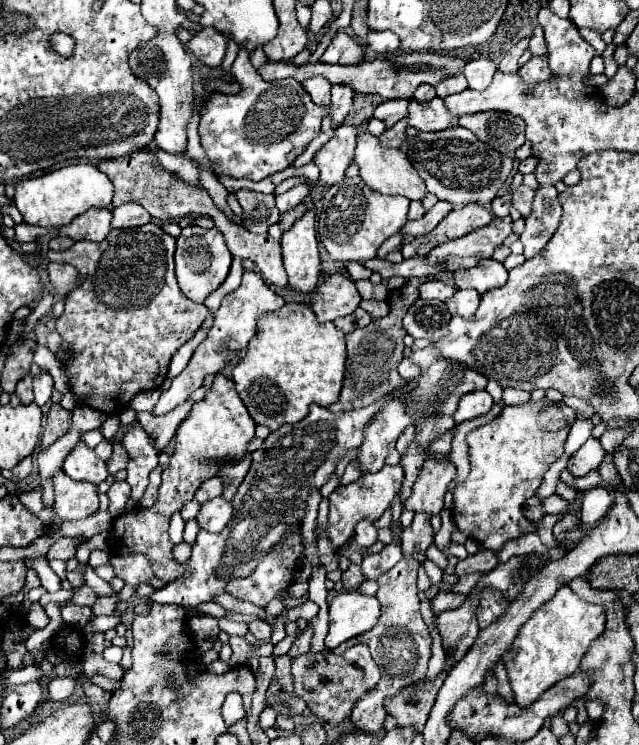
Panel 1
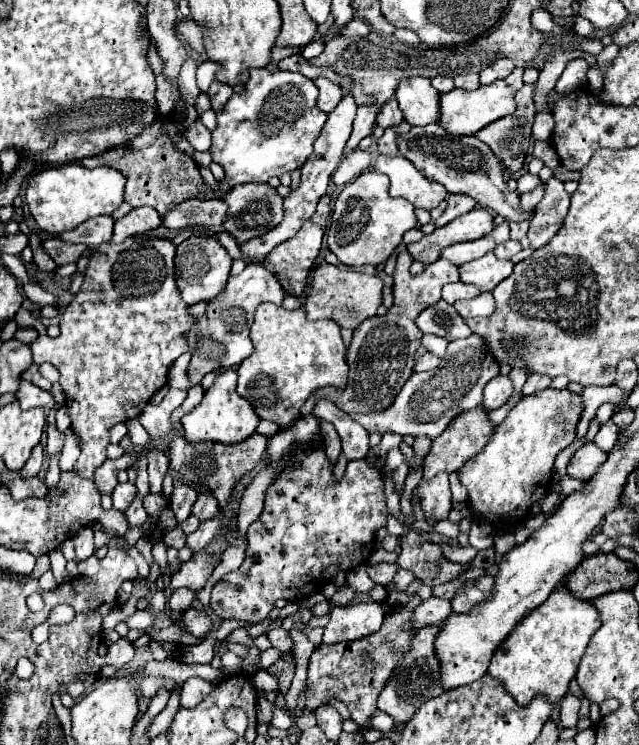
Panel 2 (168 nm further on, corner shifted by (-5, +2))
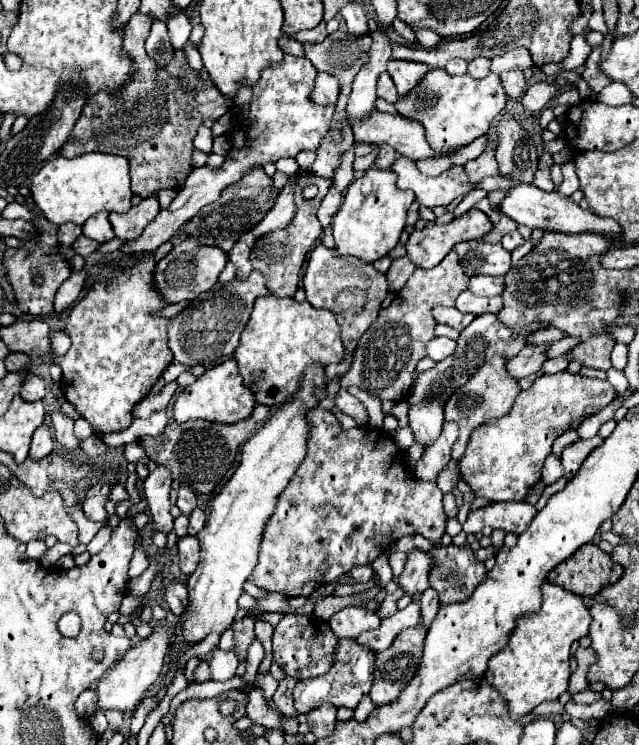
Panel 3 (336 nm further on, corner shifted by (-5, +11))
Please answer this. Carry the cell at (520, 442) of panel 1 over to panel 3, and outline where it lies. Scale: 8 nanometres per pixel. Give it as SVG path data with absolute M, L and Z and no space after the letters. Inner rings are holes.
M559 372L559 374L545 374L537 378L527 390L521 390L511 412L505 414L503 418L491 420L487 424L481 424L481 428L475 428L467 450L463 458L459 460L459 472L461 478L473 488L475 496L489 498L491 502L507 502L515 500L521 502L529 488L541 480L541 468L545 458L551 454L551 444L553 440L563 434L565 430L577 430L579 424L597 414L601 408L611 404L615 400L615 388L607 380L597 380L597 378L585 378L579 374L569 374L569 372Z

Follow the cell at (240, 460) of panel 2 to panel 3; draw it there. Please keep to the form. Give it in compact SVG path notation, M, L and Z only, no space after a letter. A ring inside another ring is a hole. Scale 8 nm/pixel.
M169 414L167 428L159 436L141 438L139 444L143 446L147 458L151 458L159 466L165 466L171 472L171 478L177 480L181 486L191 488L199 494L211 494L233 466L239 446L245 444L245 440L255 434L255 430L257 424L253 418L235 424L219 424L219 422L203 422L203 420L177 424Z

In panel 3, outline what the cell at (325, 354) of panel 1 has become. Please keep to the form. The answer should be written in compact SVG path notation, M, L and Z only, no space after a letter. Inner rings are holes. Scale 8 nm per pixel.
M267 294L255 300L251 318L241 334L241 344L235 350L235 360L243 384L255 394L255 400L265 406L281 406L299 390L299 378L309 364L337 364L343 360L343 354L339 324L335 324L331 312L313 308L309 302L299 304L293 298Z

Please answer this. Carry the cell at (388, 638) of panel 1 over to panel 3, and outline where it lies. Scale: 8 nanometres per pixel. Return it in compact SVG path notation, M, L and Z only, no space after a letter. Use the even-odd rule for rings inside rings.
M341 640L335 656L335 664L331 670L323 676L309 678L303 682L295 684L293 690L293 700L295 700L295 710L299 714L307 714L315 706L321 706L325 702L333 706L345 706L345 708L355 708L363 696L369 694L371 684L373 684L373 664L375 664L375 652L369 648L363 648L355 644L355 640Z

